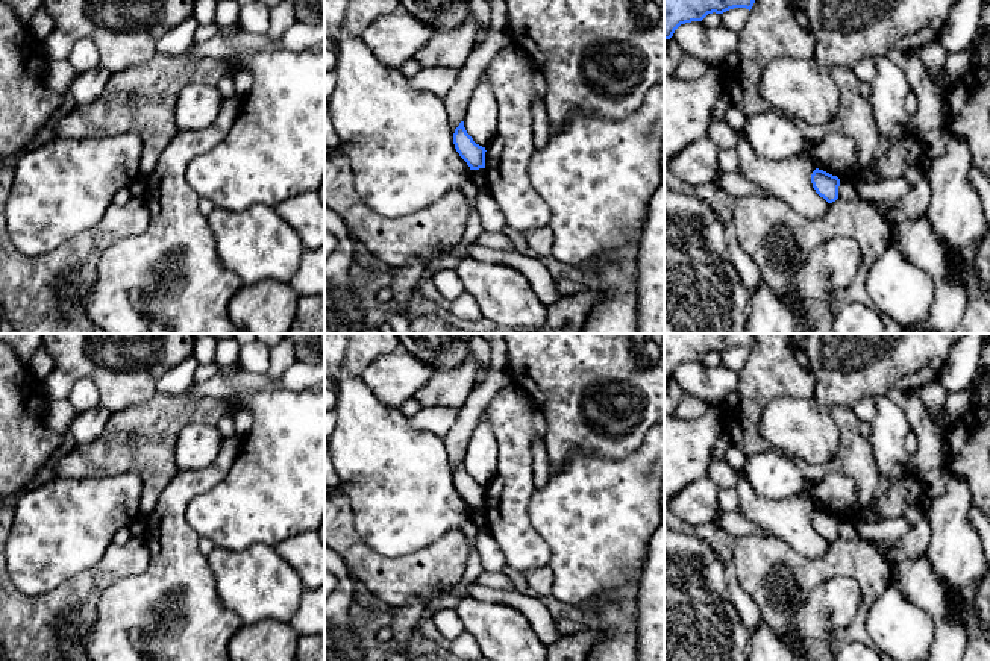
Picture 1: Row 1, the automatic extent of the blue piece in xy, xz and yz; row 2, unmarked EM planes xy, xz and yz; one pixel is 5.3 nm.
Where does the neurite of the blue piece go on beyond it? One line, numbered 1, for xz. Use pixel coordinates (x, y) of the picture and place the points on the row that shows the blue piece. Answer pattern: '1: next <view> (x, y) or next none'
1: next none

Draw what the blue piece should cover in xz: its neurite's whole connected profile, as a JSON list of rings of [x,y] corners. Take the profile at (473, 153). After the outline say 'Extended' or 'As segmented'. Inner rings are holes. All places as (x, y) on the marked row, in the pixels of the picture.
[[[464,121],[455,129],[453,144],[459,156],[467,162],[470,170],[485,168],[485,147],[476,144],[467,133]]]. As segmented

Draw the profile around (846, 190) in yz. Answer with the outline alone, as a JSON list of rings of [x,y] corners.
[[[844,177],[840,180],[838,197],[844,200],[858,200],[861,199],[855,191],[855,177]]]

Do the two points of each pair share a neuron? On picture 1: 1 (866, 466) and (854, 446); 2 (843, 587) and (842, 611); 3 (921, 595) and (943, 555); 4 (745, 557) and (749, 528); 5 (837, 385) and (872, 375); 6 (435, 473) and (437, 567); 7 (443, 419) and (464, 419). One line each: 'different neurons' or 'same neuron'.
1: same neuron
2: same neuron
3: different neurons
4: different neurons
5: same neuron
6: different neurons
7: different neurons

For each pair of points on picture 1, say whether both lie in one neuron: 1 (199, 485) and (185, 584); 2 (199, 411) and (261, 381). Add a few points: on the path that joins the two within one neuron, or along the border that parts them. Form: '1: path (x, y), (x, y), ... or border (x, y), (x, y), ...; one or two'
1: path (178, 508), (178, 558); one
2: border (188, 390), (193, 396), (222, 399); two

